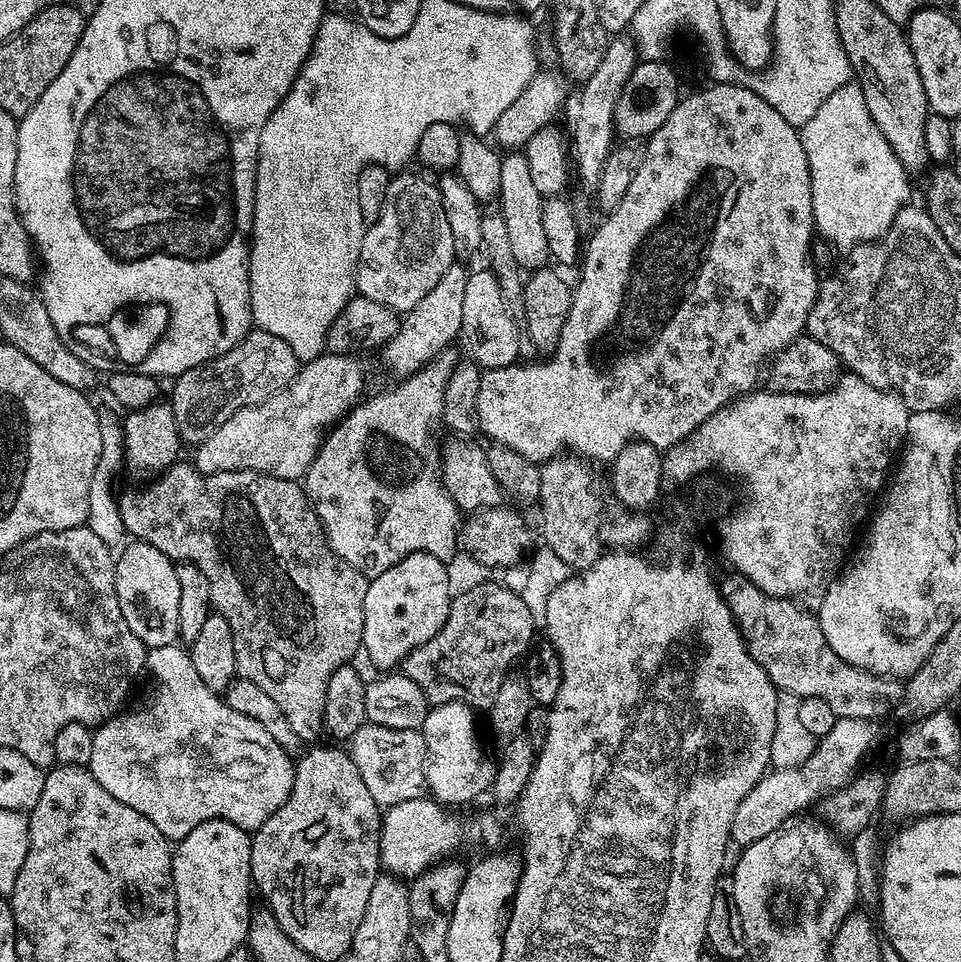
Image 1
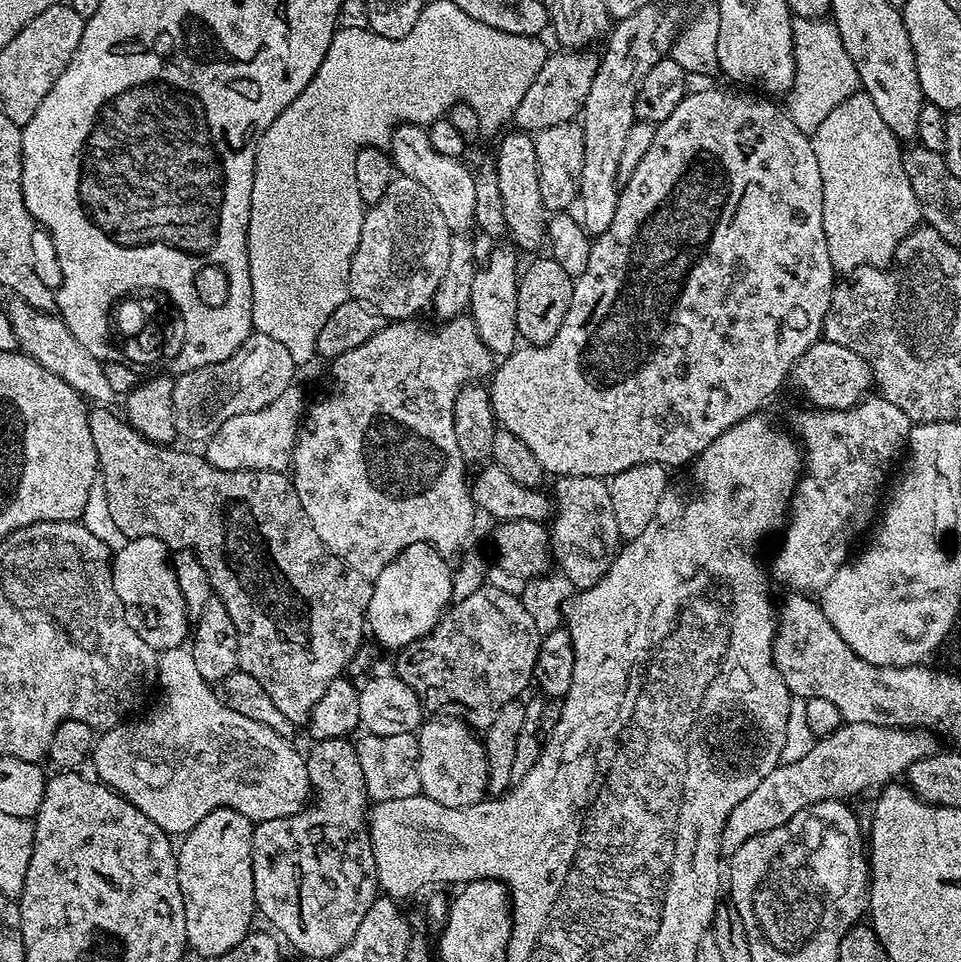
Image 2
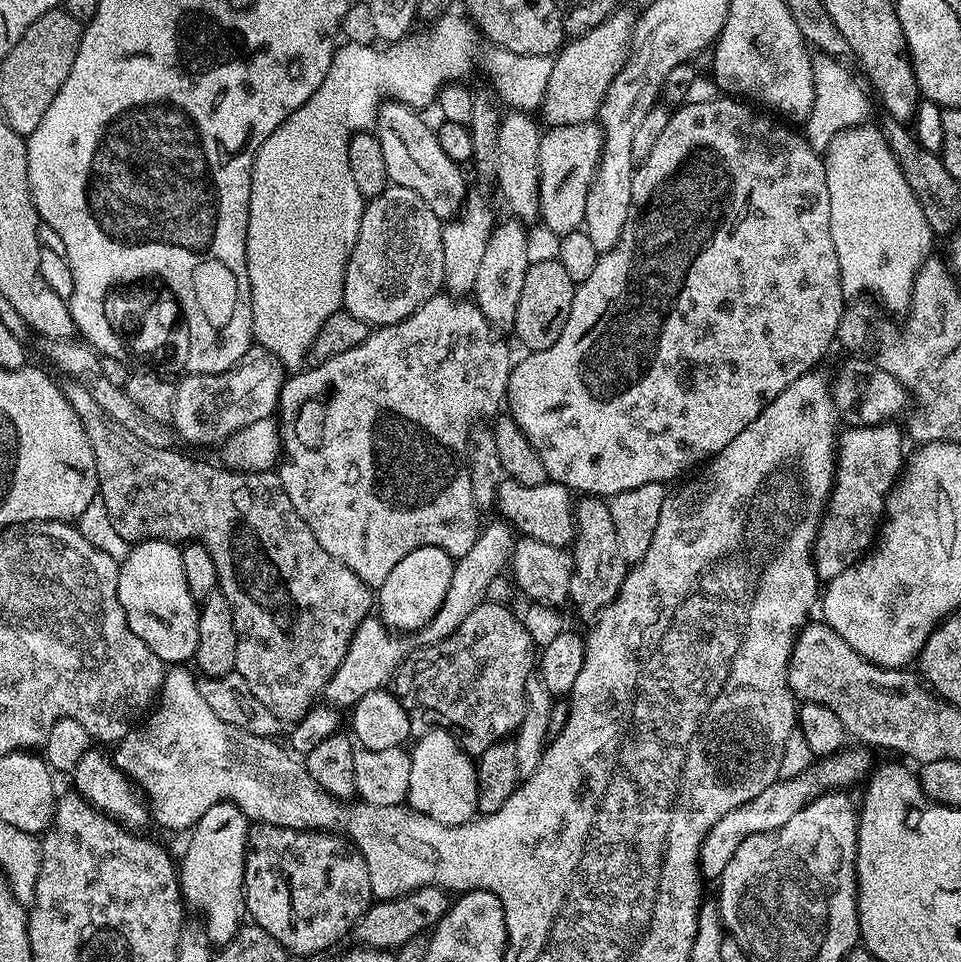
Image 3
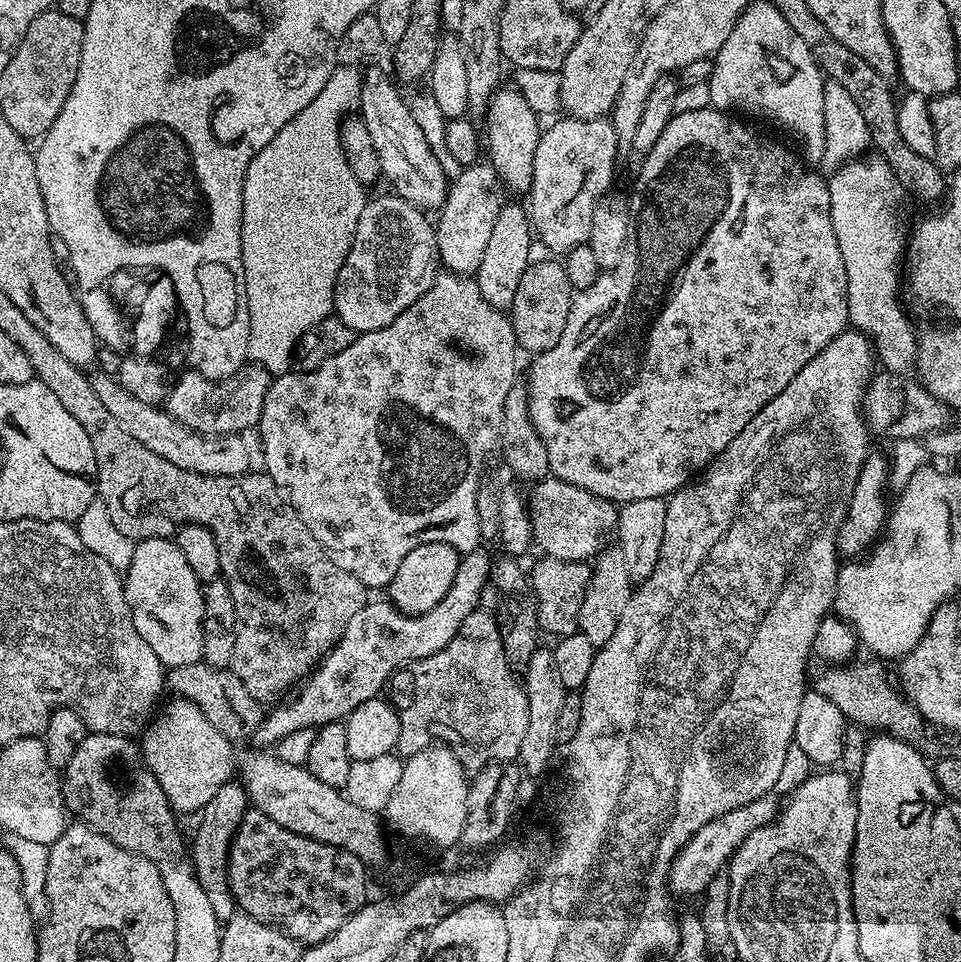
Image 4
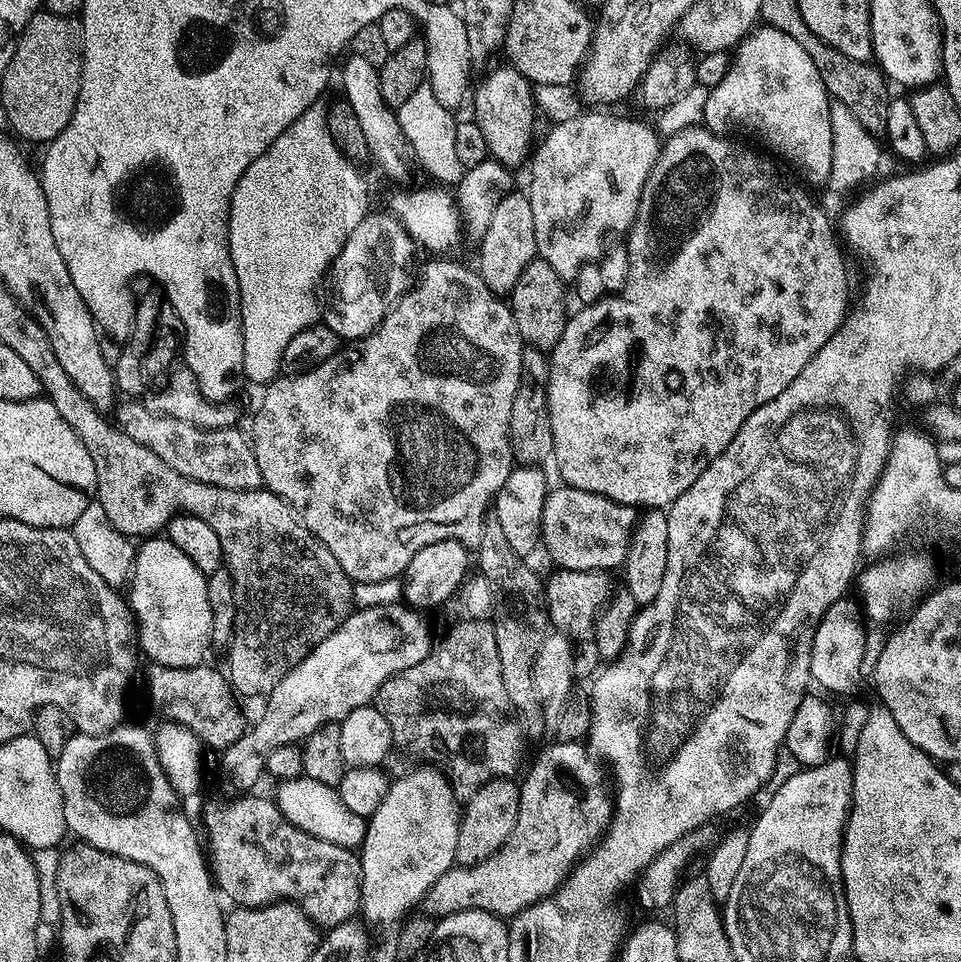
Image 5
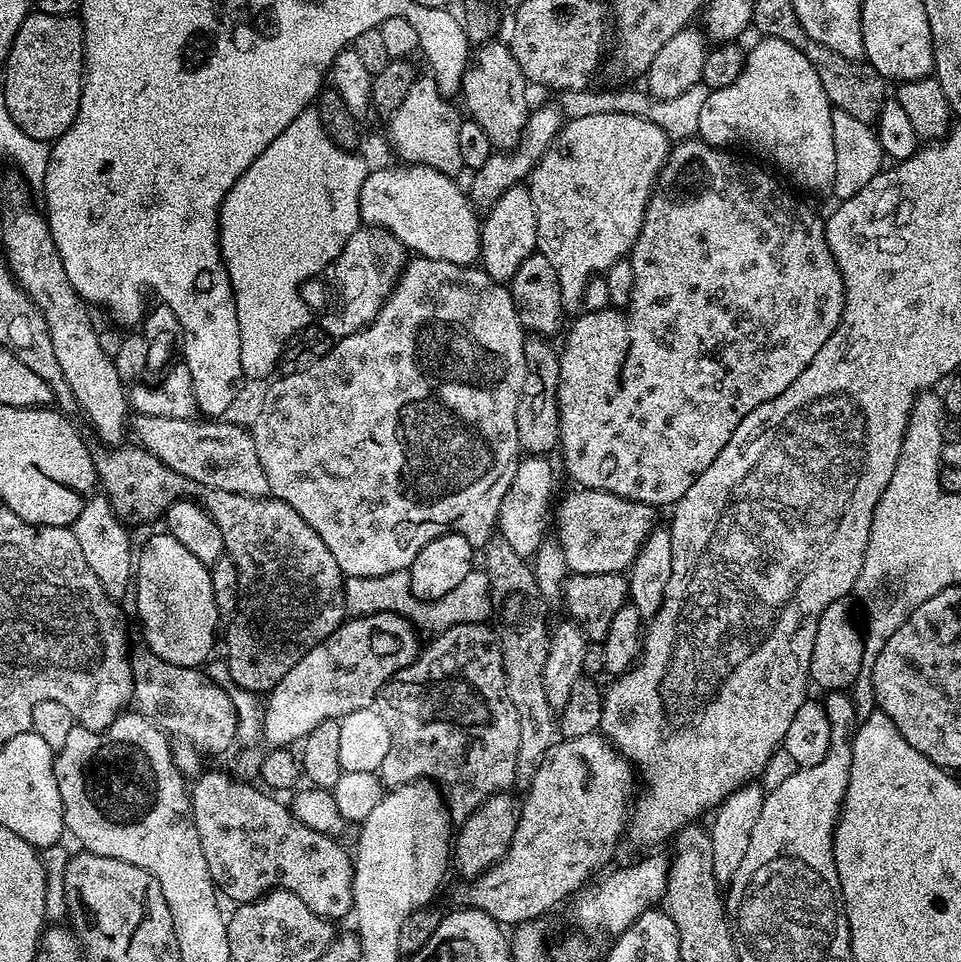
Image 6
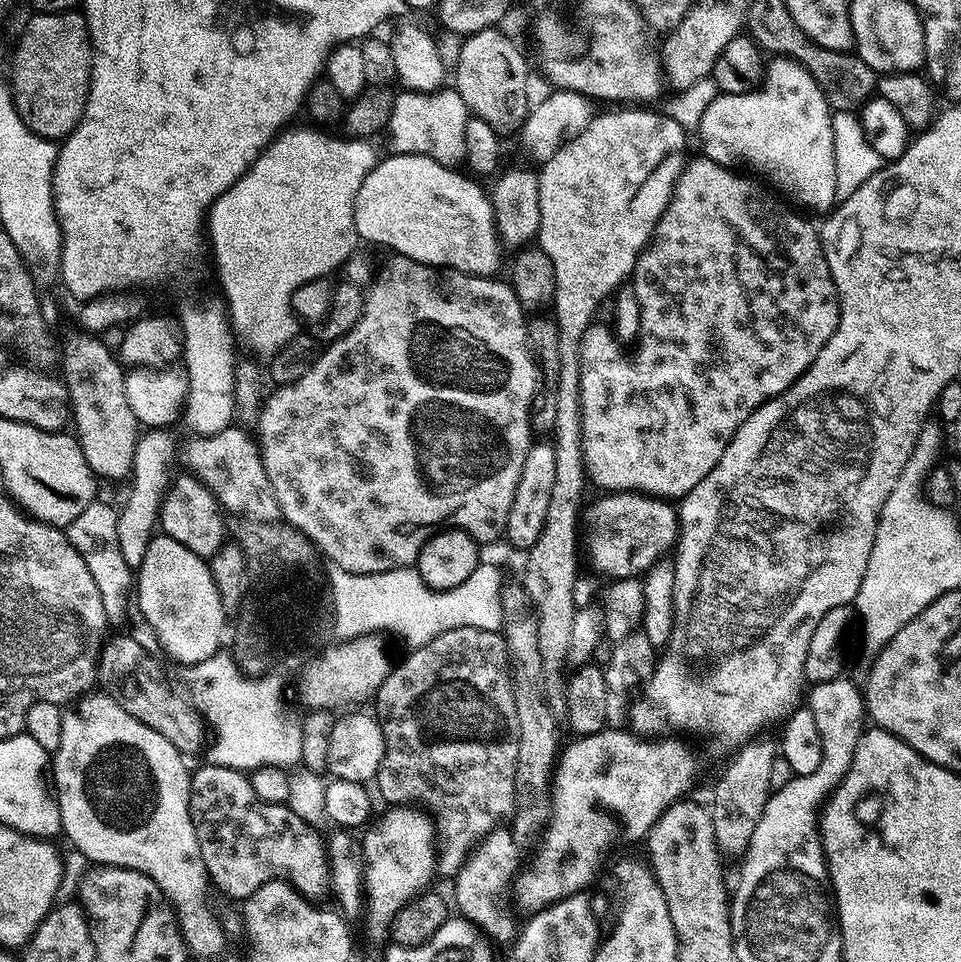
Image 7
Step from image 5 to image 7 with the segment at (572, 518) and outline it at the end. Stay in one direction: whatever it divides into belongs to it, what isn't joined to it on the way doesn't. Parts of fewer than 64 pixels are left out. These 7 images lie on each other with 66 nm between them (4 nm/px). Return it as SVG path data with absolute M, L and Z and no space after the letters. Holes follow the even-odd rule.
M613 492L601 495L601 500L589 503L582 512L582 548L588 551L592 568L612 580L643 577L652 564L673 551L678 535L678 512L667 499L646 496L639 492Z

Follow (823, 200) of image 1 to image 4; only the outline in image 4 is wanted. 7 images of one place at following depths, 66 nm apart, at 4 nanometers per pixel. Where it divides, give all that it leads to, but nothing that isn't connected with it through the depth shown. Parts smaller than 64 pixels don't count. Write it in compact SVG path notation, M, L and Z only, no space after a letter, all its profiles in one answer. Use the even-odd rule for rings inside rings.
M866 156L847 162L839 172L833 173L828 180L830 190L831 221L842 262L846 269L848 323L869 337L874 345L875 355L887 371L907 373L916 363L918 332L912 329L908 316L898 303L898 288L902 282L902 270L897 267L903 261L906 248L904 233L900 230L896 204L902 197L902 190L894 178L893 171L883 157Z

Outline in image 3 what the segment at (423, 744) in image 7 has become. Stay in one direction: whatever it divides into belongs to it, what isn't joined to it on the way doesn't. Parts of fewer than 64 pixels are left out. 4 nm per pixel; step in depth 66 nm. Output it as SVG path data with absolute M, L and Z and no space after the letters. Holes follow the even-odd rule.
M480 604L443 643L417 647L400 663L394 673L394 693L408 713L413 729L435 726L456 734L464 731L470 736L466 751L473 758L507 737L507 732L515 733L524 713L526 682L534 672L534 645L523 619L512 610L506 604Z

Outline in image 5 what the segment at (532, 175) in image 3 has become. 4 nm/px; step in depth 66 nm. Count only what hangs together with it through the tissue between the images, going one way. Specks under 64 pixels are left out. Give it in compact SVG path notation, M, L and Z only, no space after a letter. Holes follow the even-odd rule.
M503 67L494 69L480 85L475 85L470 106L472 104L476 111L474 119L478 130L482 130L482 135L486 137L489 157L509 170L516 170L533 151L532 127L538 121L538 109L533 85L524 77L524 73L519 68Z

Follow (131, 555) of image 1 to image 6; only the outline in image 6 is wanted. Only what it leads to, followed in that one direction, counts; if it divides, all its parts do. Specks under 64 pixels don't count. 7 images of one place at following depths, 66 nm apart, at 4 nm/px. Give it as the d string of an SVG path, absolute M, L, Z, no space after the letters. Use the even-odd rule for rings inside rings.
M160 530L157 536L152 536L144 544L144 549L139 549L138 559L134 564L134 591L136 593L136 610L135 615L140 616L140 624L144 627L143 643L158 658L162 658L171 664L177 664L183 668L194 668L203 665L203 660L212 652L212 643L216 640L216 623L222 620L218 606L214 602L214 586L212 585L212 574L209 565L198 562L198 558L194 558L194 554L190 554L190 550L186 550L186 546L182 546L182 542L178 542L178 538L174 538L167 530Z

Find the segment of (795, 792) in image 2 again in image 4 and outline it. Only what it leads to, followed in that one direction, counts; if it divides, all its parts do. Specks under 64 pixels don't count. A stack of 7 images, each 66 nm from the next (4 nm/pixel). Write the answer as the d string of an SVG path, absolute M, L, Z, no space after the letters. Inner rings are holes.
M769 794L754 802L748 802L744 806L738 806L711 822L706 822L697 834L691 836L688 843L680 848L669 872L669 887L675 894L703 895L705 888L718 876L725 866L730 862L733 853L740 848L740 844L746 840L756 829L768 825L774 820L779 811L780 804L777 803L775 795Z

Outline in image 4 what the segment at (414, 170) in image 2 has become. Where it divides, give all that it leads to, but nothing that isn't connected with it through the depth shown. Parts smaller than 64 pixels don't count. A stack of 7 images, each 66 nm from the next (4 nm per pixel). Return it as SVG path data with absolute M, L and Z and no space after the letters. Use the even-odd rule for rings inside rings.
M380 68L363 69L358 105L358 114L366 122L366 130L370 130L374 146L378 149L378 162L382 162L383 179L392 183L391 191L395 195L410 202L415 208L439 210L448 198L450 179L443 172L426 136L415 121L409 101L404 101L396 93L397 85L393 77L385 72Z

